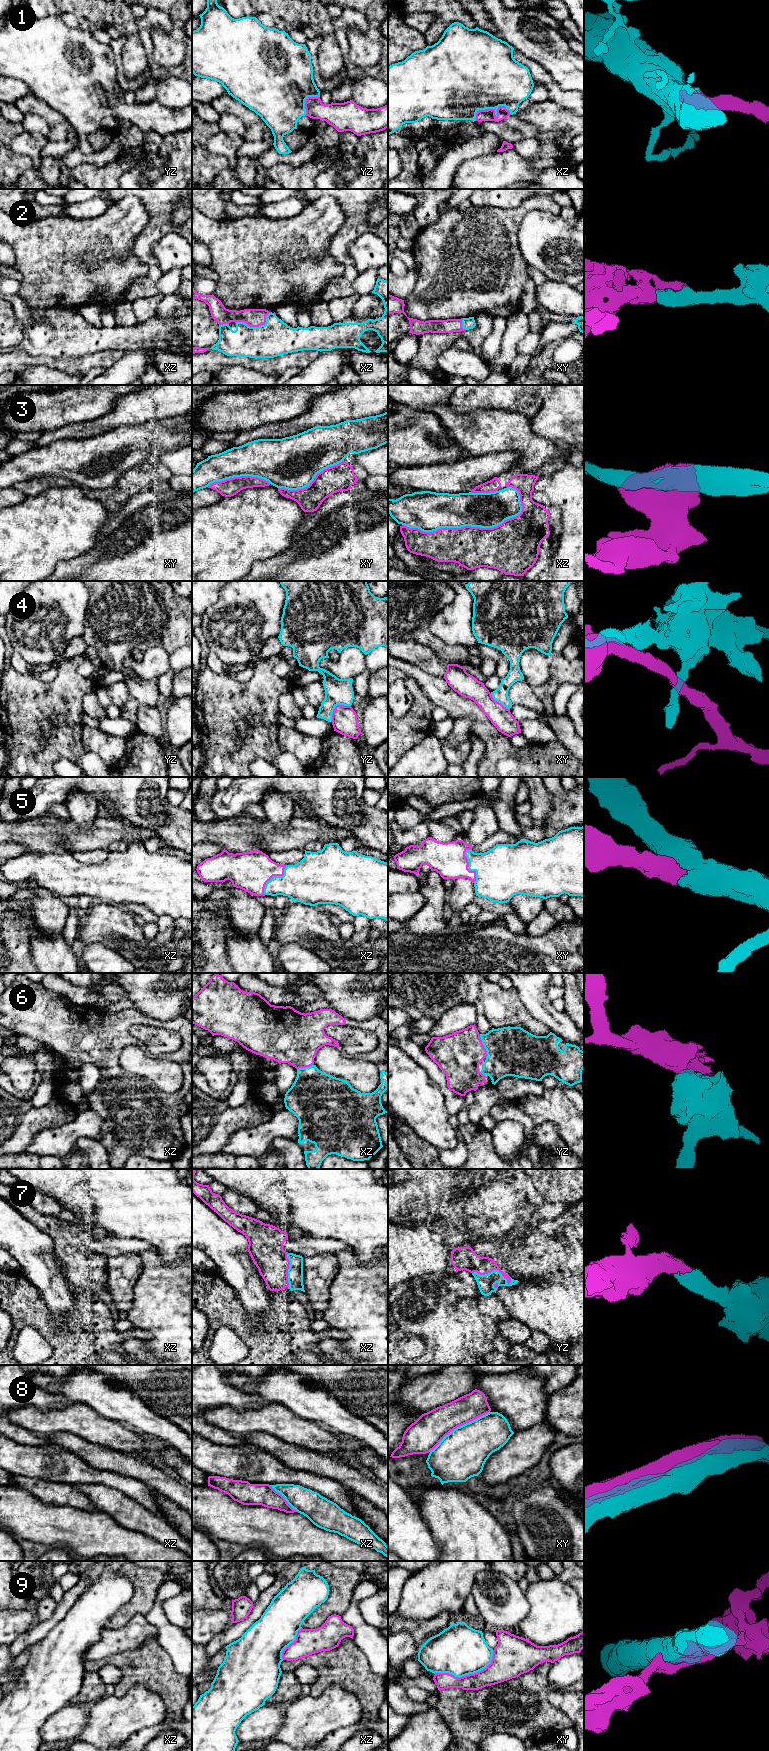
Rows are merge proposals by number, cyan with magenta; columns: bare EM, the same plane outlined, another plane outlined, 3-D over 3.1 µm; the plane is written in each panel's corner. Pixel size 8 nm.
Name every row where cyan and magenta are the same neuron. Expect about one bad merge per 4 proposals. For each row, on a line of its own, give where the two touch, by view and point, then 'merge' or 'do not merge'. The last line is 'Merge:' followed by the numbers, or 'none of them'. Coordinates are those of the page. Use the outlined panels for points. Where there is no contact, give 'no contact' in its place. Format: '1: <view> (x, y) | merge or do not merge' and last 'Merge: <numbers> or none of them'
1: xz (490, 108) | merge
2: xz (255, 327) | merge
3: xz (469, 525) | do not merge
4: yz (335, 706) | do not merge
5: xy (468, 867) | merge
6: yz (484, 1046) | merge
7: yz (493, 1270) | merge
8: xy (460, 1426) | merge
9: xy (468, 1674) | do not merge
Merge: 1, 2, 5, 6, 7, 8

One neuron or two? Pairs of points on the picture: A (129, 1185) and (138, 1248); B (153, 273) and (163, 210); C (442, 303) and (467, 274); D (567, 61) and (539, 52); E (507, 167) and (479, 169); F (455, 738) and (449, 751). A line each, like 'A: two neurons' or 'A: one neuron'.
A: two neurons
B: one neuron
C: one neuron
D: one neuron
E: one neuron
F: two neurons

